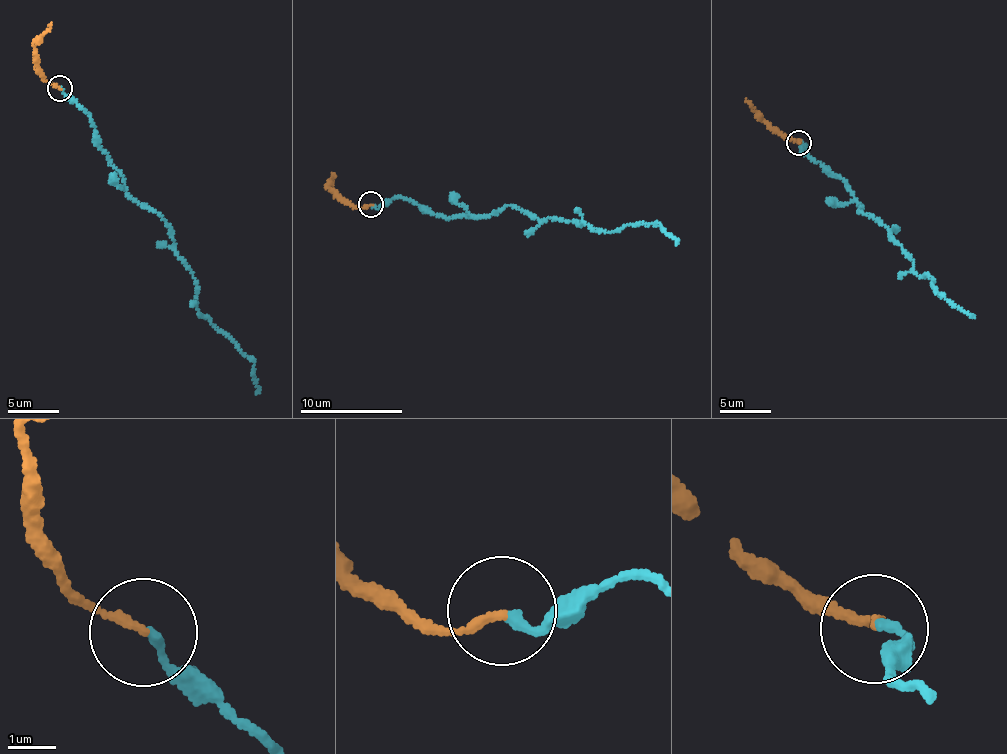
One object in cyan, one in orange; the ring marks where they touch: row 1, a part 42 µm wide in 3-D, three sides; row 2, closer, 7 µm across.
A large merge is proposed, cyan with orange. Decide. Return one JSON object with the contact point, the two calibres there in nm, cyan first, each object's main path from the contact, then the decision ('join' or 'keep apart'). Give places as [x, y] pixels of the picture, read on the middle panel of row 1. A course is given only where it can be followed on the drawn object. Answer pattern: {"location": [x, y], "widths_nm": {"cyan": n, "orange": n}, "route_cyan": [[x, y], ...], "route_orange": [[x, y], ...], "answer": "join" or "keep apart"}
{"location": [371, 204], "widths_nm": {"cyan": 190, "orange": 180}, "route_cyan": [[373, 205], [404, 197], [446, 217], [512, 206], [610, 233], [657, 223], [677, 244]], "route_orange": [[370, 204], [353, 205], [329, 188], [327, 180], [333, 174]], "answer": "keep apart"}

